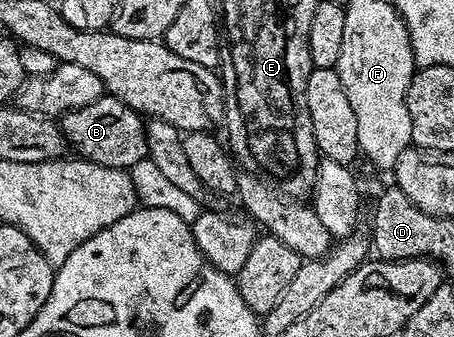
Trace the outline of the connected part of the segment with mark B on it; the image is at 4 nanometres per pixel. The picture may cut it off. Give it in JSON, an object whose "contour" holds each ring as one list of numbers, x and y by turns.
{"contour":[[104,96,62,115,61,129,68,147,76,150,80,159,108,166,114,170,127,170,147,158,147,128,140,111,126,106,120,98]]}

